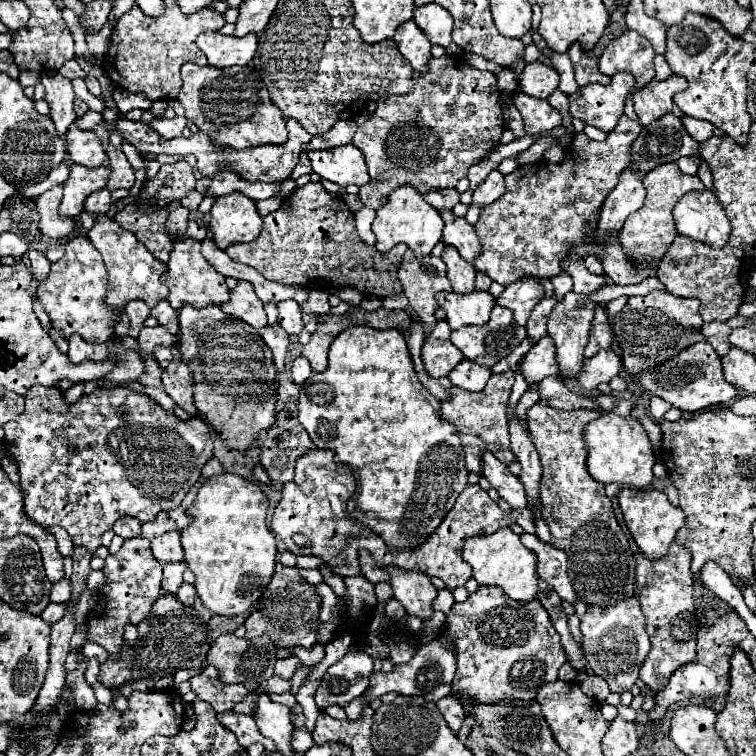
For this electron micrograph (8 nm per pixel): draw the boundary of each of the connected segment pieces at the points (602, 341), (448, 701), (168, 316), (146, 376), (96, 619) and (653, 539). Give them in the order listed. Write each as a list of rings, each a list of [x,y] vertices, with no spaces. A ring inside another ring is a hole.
[[[597,306],[595,318],[591,324],[591,332],[589,332],[589,342],[585,346],[585,358],[591,358],[599,350],[611,348],[611,342],[613,342],[613,334],[611,334],[611,326],[607,322],[605,306]]]
[[[447,696],[447,698],[437,700],[437,708],[441,710],[447,726],[449,726],[453,732],[457,732],[457,730],[461,728],[461,724],[463,724],[463,718],[465,718],[465,710],[463,710],[461,702],[455,700],[453,696]]]
[[[161,300],[155,308],[151,308],[151,316],[153,316],[161,326],[165,326],[167,330],[179,330],[177,310],[173,310],[167,300]]]
[[[147,356],[145,360],[145,372],[139,376],[137,382],[145,384],[145,386],[155,386],[155,388],[161,388],[161,368],[157,364],[157,360],[153,360],[151,356]]]
[[[145,538],[127,539],[117,553],[107,556],[103,566],[107,582],[97,590],[97,604],[87,616],[87,640],[103,646],[109,658],[119,658],[125,626],[137,626],[161,596],[162,571],[162,565],[152,554],[150,541]]]
[[[623,488],[617,494],[625,524],[635,540],[635,544],[639,546],[639,550],[649,558],[649,560],[657,560],[661,556],[667,554],[669,544],[675,540],[677,530],[685,524],[685,514],[681,508],[675,508],[669,500],[665,492],[659,490],[633,490],[633,488]]]

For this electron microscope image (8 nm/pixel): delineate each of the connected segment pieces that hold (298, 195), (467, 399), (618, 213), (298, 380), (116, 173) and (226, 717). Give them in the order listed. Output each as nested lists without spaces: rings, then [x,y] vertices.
[[[309,182],[303,188],[297,188],[289,198],[283,200],[281,208],[277,212],[271,212],[263,218],[263,230],[255,242],[249,244],[237,244],[229,246],[227,256],[235,262],[247,264],[255,270],[259,270],[267,280],[289,284],[289,286],[303,286],[309,290],[331,290],[339,286],[351,286],[359,290],[361,294],[369,294],[375,298],[387,298],[401,292],[401,284],[397,278],[399,262],[407,246],[395,246],[387,254],[377,252],[375,248],[367,246],[359,236],[353,224],[353,212],[345,206],[343,198],[329,194],[321,182]]]
[[[505,370],[499,374],[493,374],[485,386],[485,390],[473,394],[461,388],[451,390],[451,400],[441,402],[441,412],[447,422],[453,422],[461,436],[461,446],[465,452],[465,462],[469,472],[481,472],[481,454],[485,450],[493,452],[503,464],[513,462],[513,452],[509,448],[509,428],[507,428],[507,402],[511,394],[511,384],[515,382],[515,372]]]
[[[625,168],[619,174],[617,186],[607,194],[603,208],[601,208],[601,218],[597,226],[597,236],[601,242],[609,234],[619,234],[625,218],[639,210],[645,200],[645,188],[641,184],[641,176],[635,170]]]
[[[305,356],[295,358],[293,368],[291,368],[291,378],[293,378],[293,382],[295,382],[295,384],[303,384],[309,376],[311,376],[311,366],[309,366],[307,358],[305,358]]]
[[[119,134],[119,136],[115,136],[115,142],[111,140],[107,146],[107,156],[111,162],[111,178],[109,178],[105,188],[109,192],[119,190],[119,188],[131,188],[135,184],[135,170],[129,164],[129,160],[125,158],[121,144],[123,144],[123,138]]]
[[[221,712],[217,714],[217,720],[221,722],[221,726],[225,726],[227,730],[231,730],[237,736],[237,742],[247,748],[253,742],[261,742],[265,744],[267,752],[275,752],[275,744],[271,740],[267,740],[259,730],[257,724],[253,722],[253,716],[245,716],[245,714],[235,714],[235,712]]]

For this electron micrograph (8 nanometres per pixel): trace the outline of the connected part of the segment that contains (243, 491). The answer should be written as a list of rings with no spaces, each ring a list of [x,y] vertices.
[[[219,474],[211,476],[201,488],[195,502],[187,508],[187,516],[191,516],[191,524],[181,530],[181,546],[185,550],[185,562],[189,570],[195,574],[197,596],[203,604],[221,616],[235,616],[251,608],[251,604],[261,598],[263,590],[271,582],[275,572],[275,534],[267,526],[267,494],[261,490],[257,482],[249,482],[237,474]]]

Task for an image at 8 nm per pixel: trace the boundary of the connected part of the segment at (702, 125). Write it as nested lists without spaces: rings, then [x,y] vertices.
[[[683,116],[683,124],[685,124],[687,132],[697,142],[705,142],[711,136],[723,136],[721,130],[717,130],[715,126],[711,126],[711,122],[705,122],[705,120],[695,120],[695,118],[689,118],[689,116]]]

